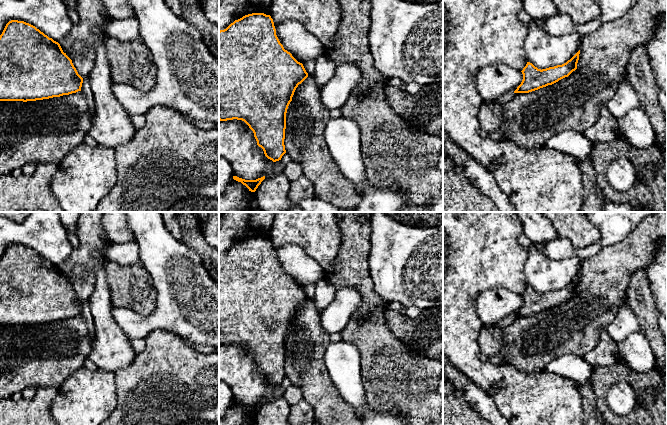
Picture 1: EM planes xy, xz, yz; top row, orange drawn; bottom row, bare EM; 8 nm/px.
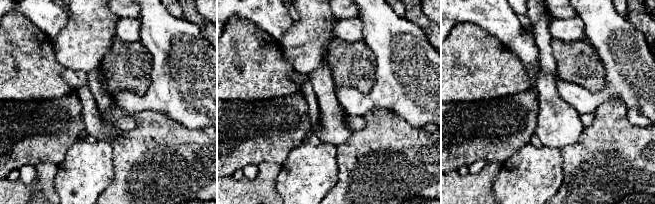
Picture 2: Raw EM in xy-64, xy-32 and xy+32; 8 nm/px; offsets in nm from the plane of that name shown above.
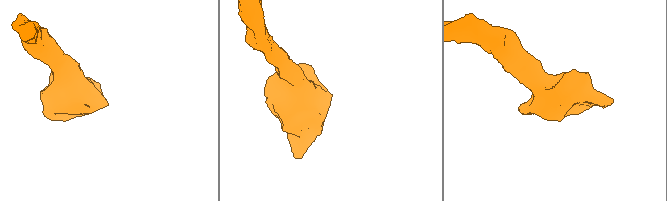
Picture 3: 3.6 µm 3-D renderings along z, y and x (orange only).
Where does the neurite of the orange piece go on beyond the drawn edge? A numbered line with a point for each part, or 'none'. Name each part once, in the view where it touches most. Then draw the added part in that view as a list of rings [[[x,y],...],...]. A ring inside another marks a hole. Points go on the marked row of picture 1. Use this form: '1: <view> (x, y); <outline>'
none

